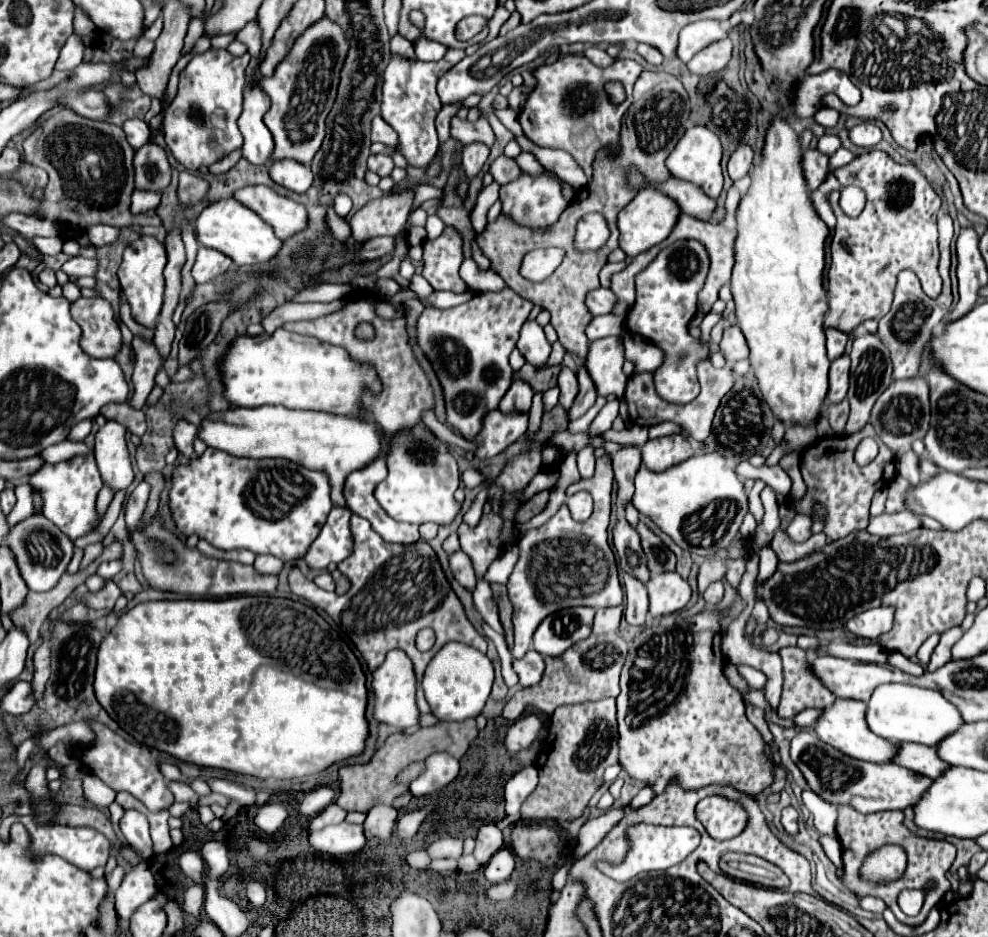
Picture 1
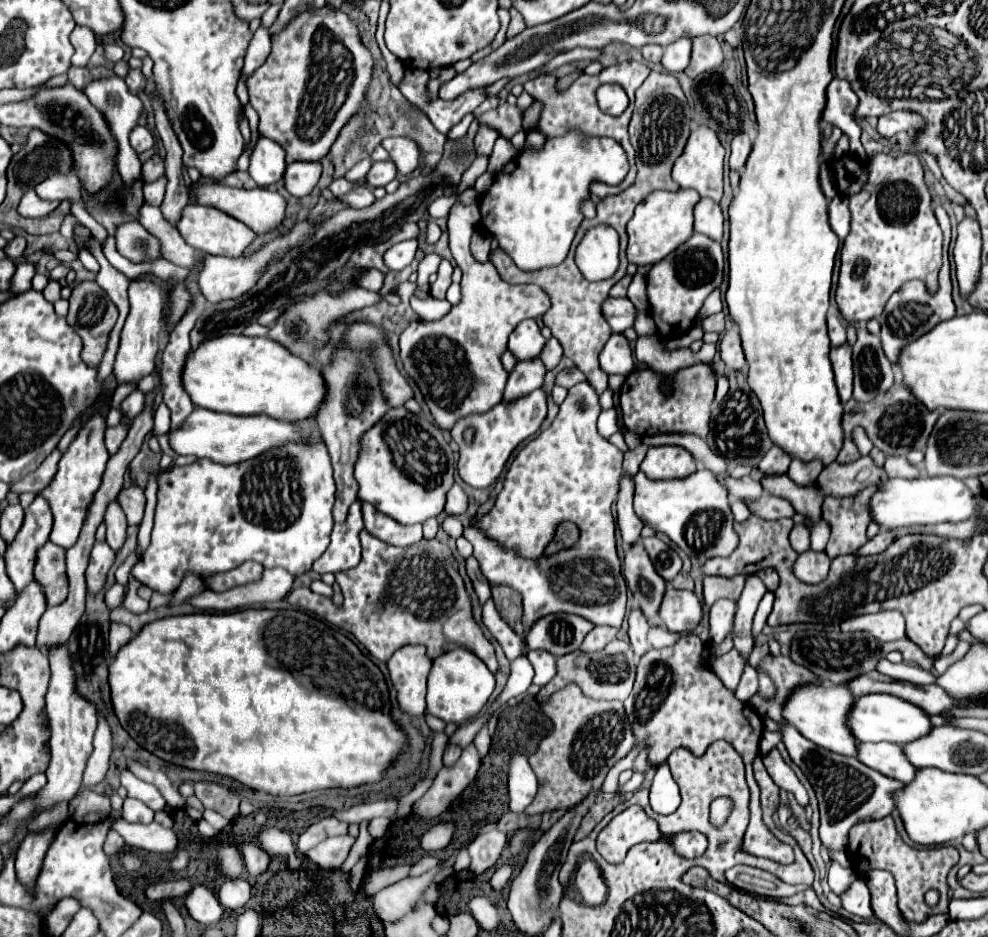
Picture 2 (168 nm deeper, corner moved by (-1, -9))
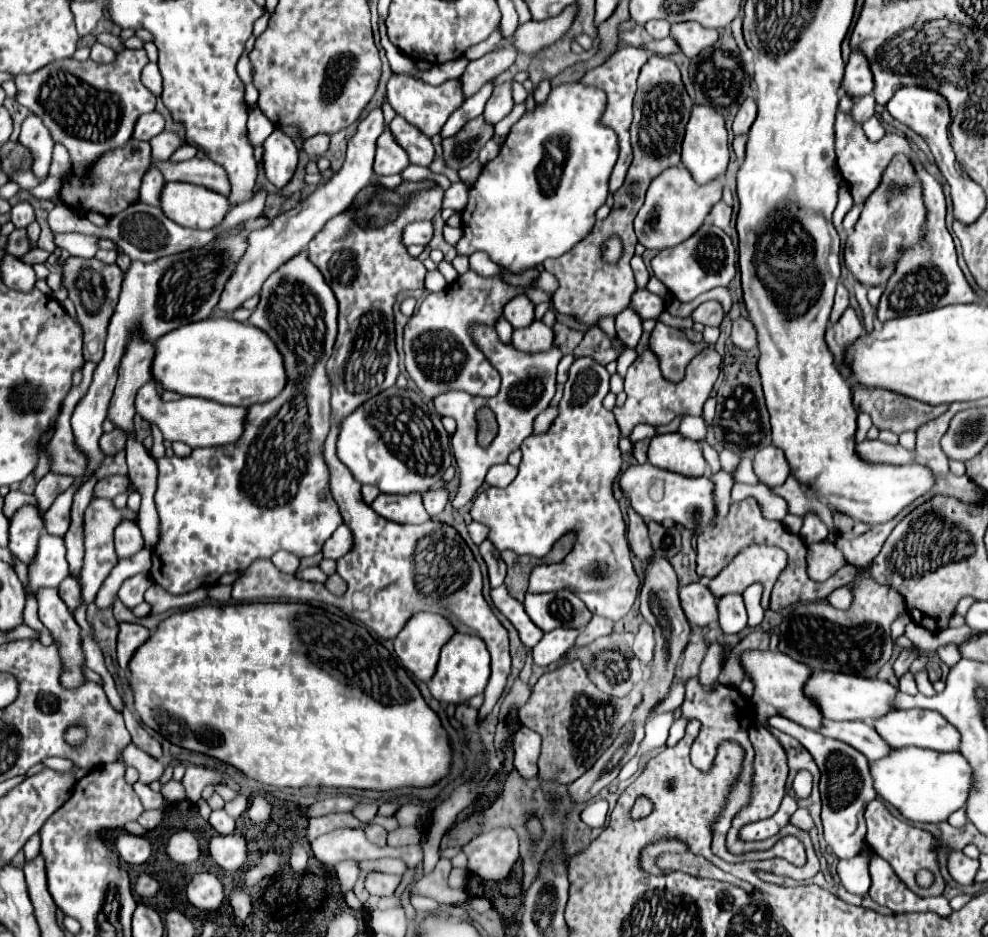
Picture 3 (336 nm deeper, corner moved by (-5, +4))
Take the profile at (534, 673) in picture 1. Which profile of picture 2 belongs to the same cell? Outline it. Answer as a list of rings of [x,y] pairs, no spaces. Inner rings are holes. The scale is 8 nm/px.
[[[529,650],[527,658],[535,668],[533,684],[545,686],[557,674],[557,666],[555,666],[557,658],[555,658],[555,654],[551,656],[551,652],[547,652],[547,650]]]

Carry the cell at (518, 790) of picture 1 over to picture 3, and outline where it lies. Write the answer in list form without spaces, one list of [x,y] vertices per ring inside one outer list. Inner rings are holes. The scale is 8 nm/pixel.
[[[521,727],[513,737],[513,751],[515,751],[513,765],[515,765],[517,773],[523,779],[533,779],[537,775],[537,759],[539,759],[539,751],[541,751],[541,737],[535,731]]]

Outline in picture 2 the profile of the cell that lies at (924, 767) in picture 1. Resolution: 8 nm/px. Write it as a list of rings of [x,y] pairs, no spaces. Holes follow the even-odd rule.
[[[877,742],[877,744],[857,744],[857,760],[861,760],[865,766],[881,772],[887,778],[899,780],[899,782],[909,782],[915,778],[915,766],[907,764],[907,758],[903,756],[901,746],[897,744],[887,744],[887,742]]]

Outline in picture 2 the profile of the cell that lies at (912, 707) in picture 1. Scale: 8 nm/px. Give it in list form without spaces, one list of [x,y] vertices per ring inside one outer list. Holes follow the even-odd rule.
[[[865,694],[859,696],[847,716],[847,728],[859,742],[893,742],[893,744],[905,744],[907,740],[917,740],[919,736],[925,736],[933,726],[927,718],[927,714],[901,698],[895,698],[891,694]]]

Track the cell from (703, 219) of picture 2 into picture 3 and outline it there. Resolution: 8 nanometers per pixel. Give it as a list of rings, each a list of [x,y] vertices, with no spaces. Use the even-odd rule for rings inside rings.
[[[723,201],[715,203],[715,207],[709,211],[709,219],[713,225],[721,227],[721,229],[727,229],[729,227],[729,221],[731,221],[731,213],[733,209],[729,205],[725,205]]]

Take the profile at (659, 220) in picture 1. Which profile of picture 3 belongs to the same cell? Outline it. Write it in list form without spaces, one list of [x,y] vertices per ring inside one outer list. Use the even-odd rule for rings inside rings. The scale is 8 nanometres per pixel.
[[[671,167],[657,175],[645,195],[645,203],[635,217],[635,233],[645,249],[661,251],[689,239],[705,221],[709,209],[721,201],[721,179],[697,185],[685,167]]]

